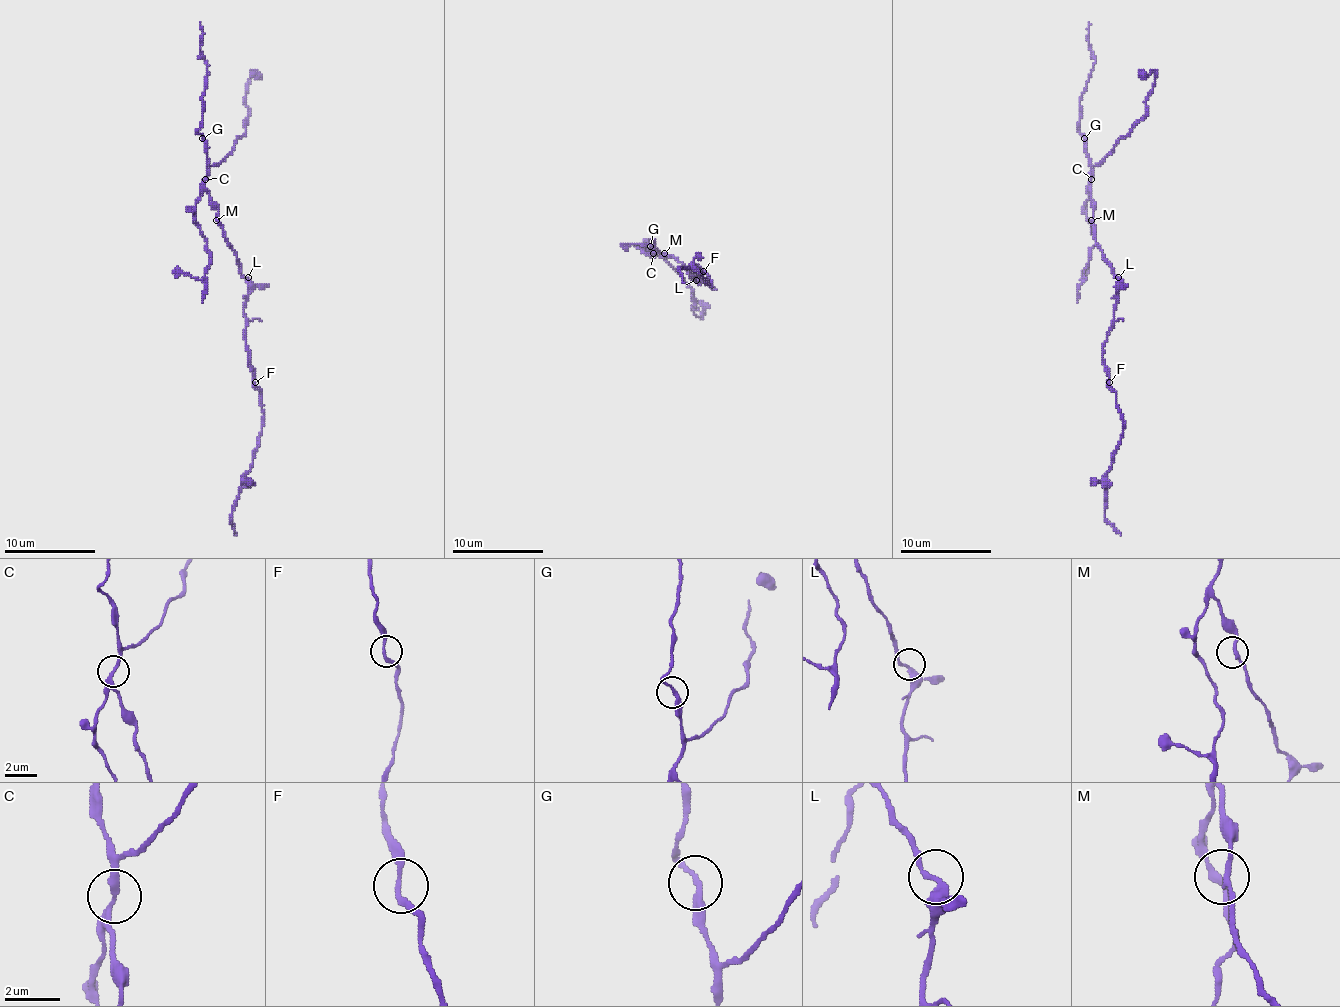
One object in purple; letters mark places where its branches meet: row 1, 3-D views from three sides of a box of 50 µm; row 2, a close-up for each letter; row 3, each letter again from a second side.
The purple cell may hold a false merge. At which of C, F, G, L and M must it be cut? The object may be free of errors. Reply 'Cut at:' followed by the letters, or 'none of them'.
Cut at: C

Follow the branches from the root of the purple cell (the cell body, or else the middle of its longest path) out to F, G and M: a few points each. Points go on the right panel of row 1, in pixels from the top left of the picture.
F: (1118, 280), (1114, 328), (1102, 348), (1102, 364), (1109, 382)
G: (1118, 280), (1095, 241), (1091, 159), (1084, 138)
M: (1118, 280), (1095, 241), (1095, 225), (1091, 220)

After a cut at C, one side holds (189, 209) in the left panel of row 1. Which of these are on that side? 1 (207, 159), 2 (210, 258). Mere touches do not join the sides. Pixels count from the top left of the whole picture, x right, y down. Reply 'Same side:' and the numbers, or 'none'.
Same side: 2

